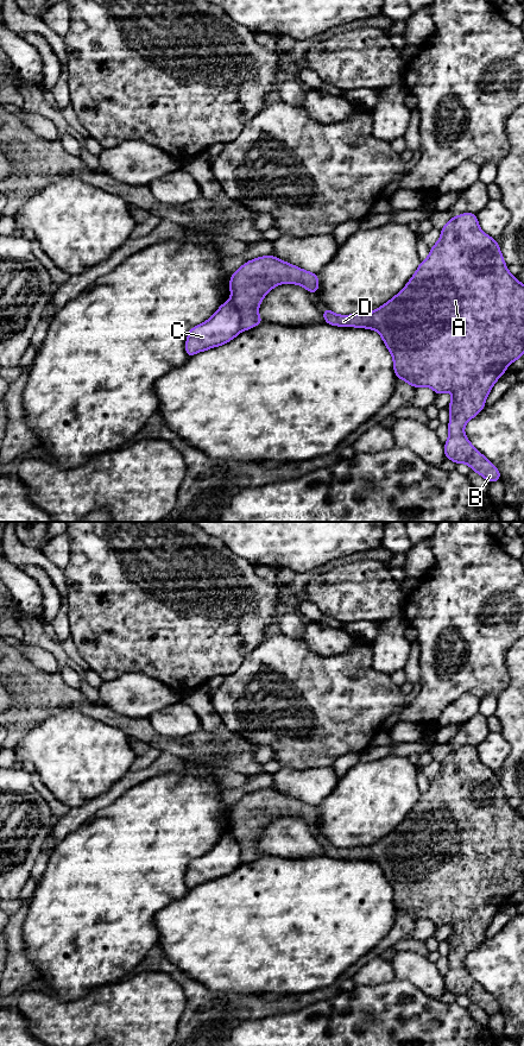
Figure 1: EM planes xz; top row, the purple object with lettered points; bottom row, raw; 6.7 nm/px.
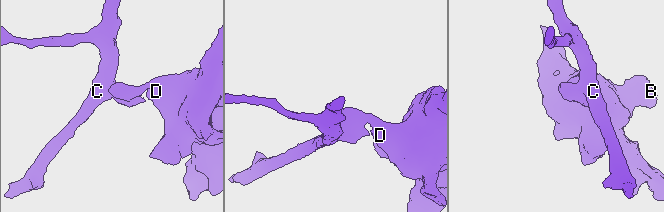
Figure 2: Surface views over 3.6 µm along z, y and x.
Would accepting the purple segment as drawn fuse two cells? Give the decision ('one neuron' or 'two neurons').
two neurons

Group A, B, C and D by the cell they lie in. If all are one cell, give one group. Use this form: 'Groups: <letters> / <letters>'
Groups: A B D / C

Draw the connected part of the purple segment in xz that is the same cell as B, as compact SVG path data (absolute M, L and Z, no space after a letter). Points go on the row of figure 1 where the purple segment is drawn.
M463 213L452 218L405 288L380 308L352 315L337 315L327 308L322 314L324 322L330 326L377 330L393 358L397 379L405 380L415 389L429 386L436 395L450 391L453 398L448 405L450 420L449 436L444 442L446 459L468 464L490 484L501 479L499 470L468 441L463 429L486 407L486 397L507 366L524 353L524 284L510 273L497 240L481 231L476 214Z

